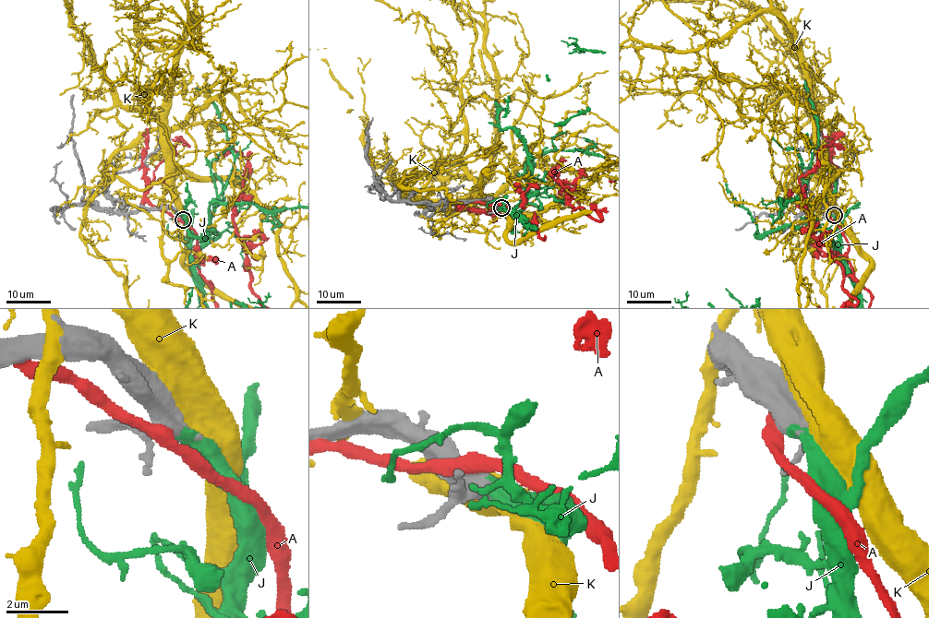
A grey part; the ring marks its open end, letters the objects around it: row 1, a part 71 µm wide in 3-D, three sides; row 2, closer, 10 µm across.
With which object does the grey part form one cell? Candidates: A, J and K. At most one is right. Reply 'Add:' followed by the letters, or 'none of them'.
Add: J

